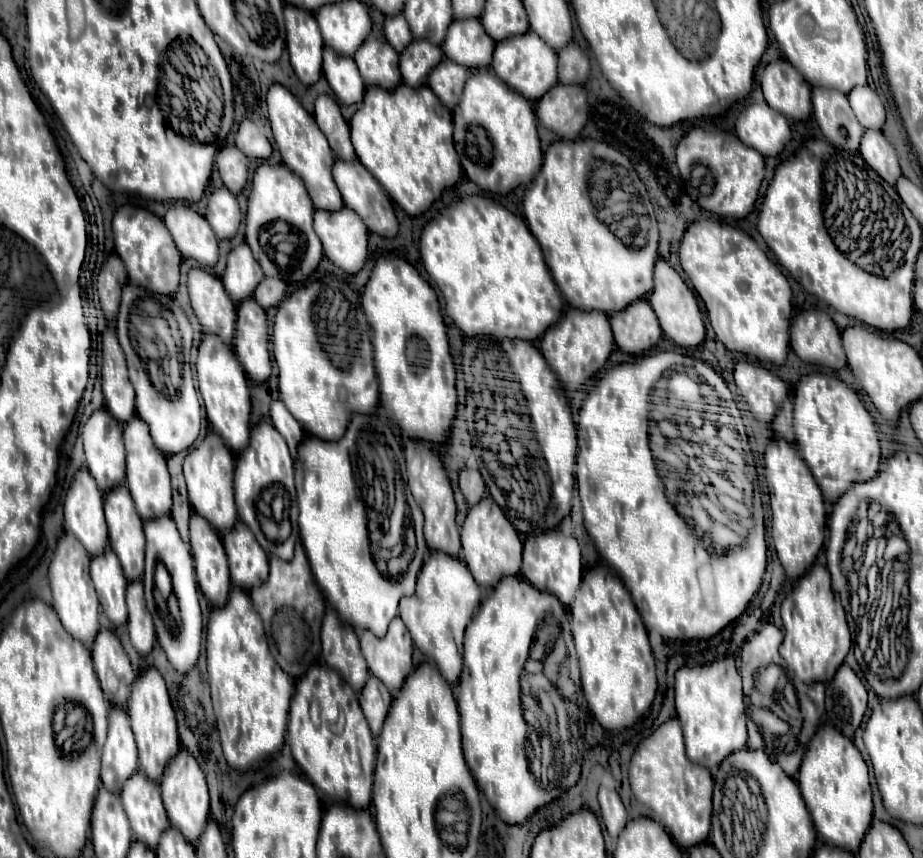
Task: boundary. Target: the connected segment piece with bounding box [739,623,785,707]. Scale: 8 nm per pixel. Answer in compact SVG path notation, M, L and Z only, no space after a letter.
M765 623L743 643L739 653L741 653L741 675L743 675L743 689L745 689L744 701L747 707L750 705L749 691L753 687L755 673L771 663L785 667L785 661L779 655L781 641L783 641L781 629L777 629L773 623Z

